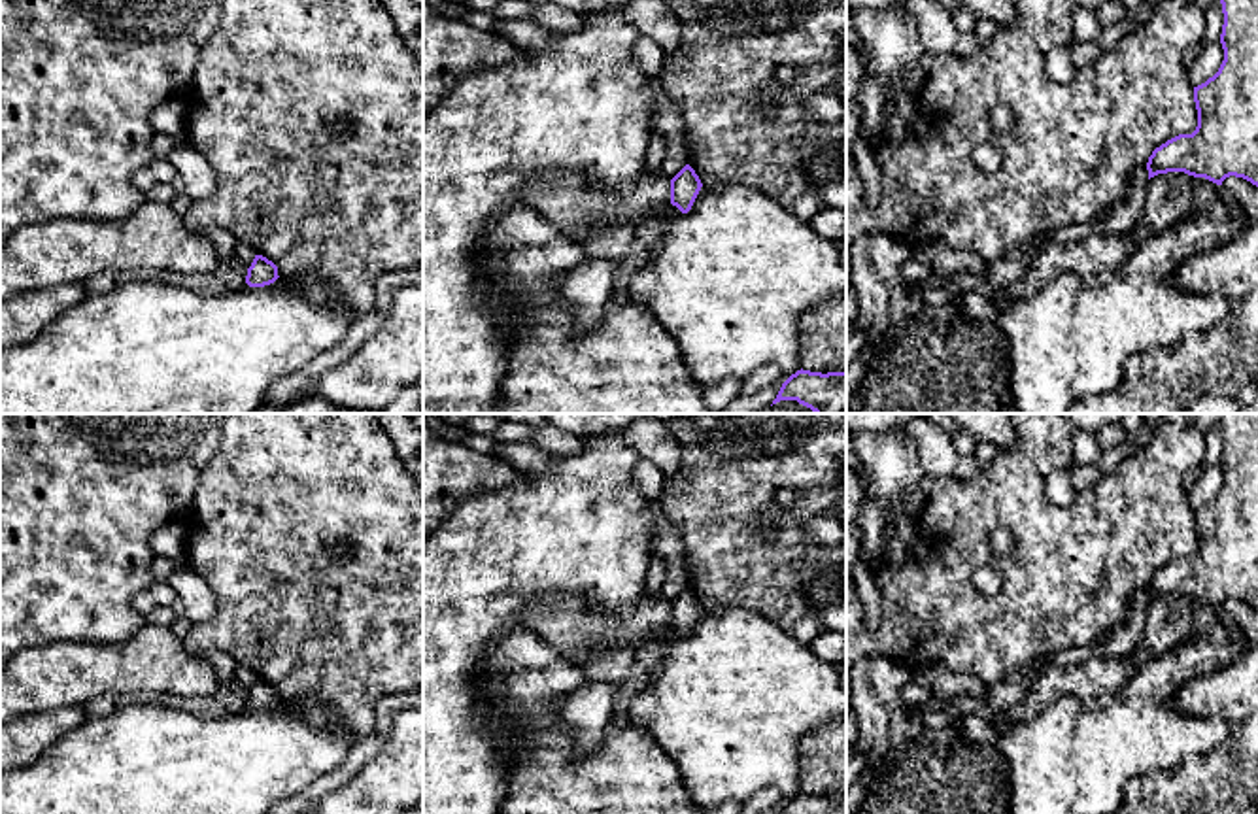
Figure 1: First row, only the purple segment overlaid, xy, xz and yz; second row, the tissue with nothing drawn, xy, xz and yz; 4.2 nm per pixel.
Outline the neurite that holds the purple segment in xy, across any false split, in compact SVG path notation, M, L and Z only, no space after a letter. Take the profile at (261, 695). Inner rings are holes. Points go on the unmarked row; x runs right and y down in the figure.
M255 678L247 691L246 706L249 710L264 710L278 703L278 689L263 678Z

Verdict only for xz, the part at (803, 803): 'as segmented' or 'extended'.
as segmented

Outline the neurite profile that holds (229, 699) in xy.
M234 678L219 684L210 697L189 699L181 695L159 695L155 704L185 710L198 716L219 718L232 716L246 708L247 689Z

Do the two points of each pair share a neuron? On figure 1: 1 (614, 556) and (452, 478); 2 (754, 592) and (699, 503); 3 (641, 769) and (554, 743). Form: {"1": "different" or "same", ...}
{"1": "different", "2": "same", "3": "same"}

